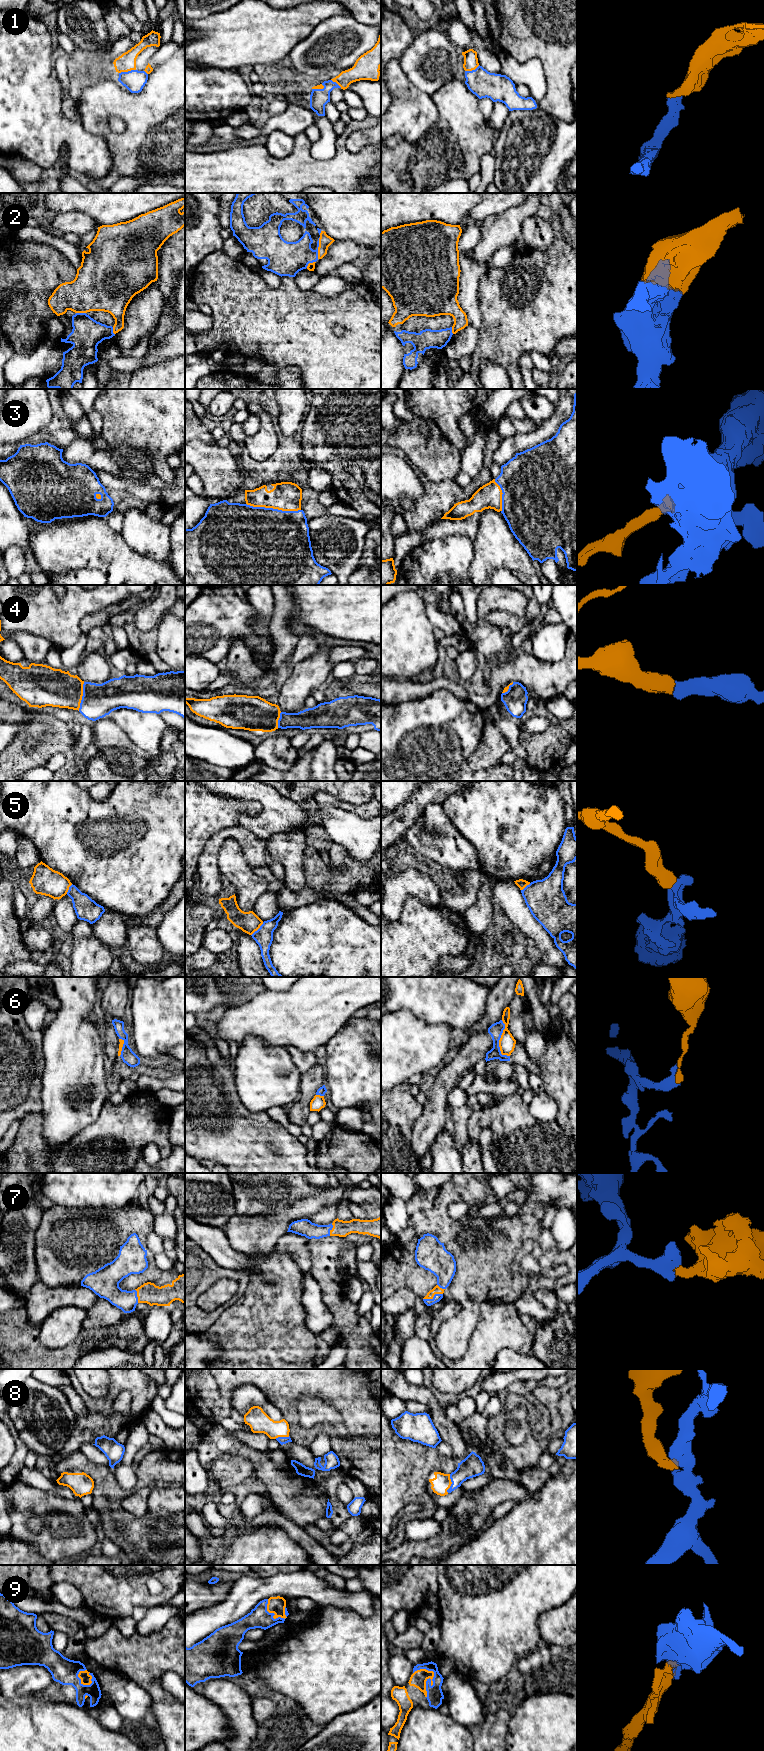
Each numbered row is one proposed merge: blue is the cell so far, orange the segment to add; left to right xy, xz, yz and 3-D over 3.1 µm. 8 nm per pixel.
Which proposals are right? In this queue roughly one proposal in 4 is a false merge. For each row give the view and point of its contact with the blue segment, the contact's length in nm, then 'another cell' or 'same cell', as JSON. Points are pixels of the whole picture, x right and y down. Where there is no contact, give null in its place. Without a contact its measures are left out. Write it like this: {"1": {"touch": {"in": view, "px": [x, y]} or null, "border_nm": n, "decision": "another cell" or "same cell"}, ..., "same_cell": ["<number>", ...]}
{"1": {"touch": {"in": "xy", "px": [128, 71]}, "border_nm": 140, "decision": "same cell"}, "2": {"touch": {"in": "xz", "px": [317, 248]}, "border_nm": 180, "decision": "same cell"}, "3": {"touch": {"in": "xz", "px": [272, 508]}, "border_nm": 440, "decision": "same cell"}, "4": {"touch": {"in": "xy", "px": [82, 696]}, "border_nm": 240, "decision": "same cell"}, "5": {"touch": {"in": "xz", "px": [258, 929]}, "border_nm": 150, "decision": "another cell"}, "6": {"touch": {"in": "yz", "px": [498, 1041]}, "border_nm": 300, "decision": "another cell"}, "7": {"touch": {"in": "yz", "px": [433, 1297]}, "border_nm": 170, "decision": "same cell"}, "8": {"touch": {"in": "yz", "px": [452, 1483]}, "border_nm": 150, "decision": "same cell"}, "9": {"touch": {"in": "yz", "px": [430, 1679]}, "border_nm": 240, "decision": "same cell"}, "same_cell": ["1", "2", "3", "4", "7", "8", "9"]}

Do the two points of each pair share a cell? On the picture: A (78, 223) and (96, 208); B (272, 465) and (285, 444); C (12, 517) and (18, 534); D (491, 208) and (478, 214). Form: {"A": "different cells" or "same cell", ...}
{"A": "different cells", "B": "same cell", "C": "same cell", "D": "same cell"}

